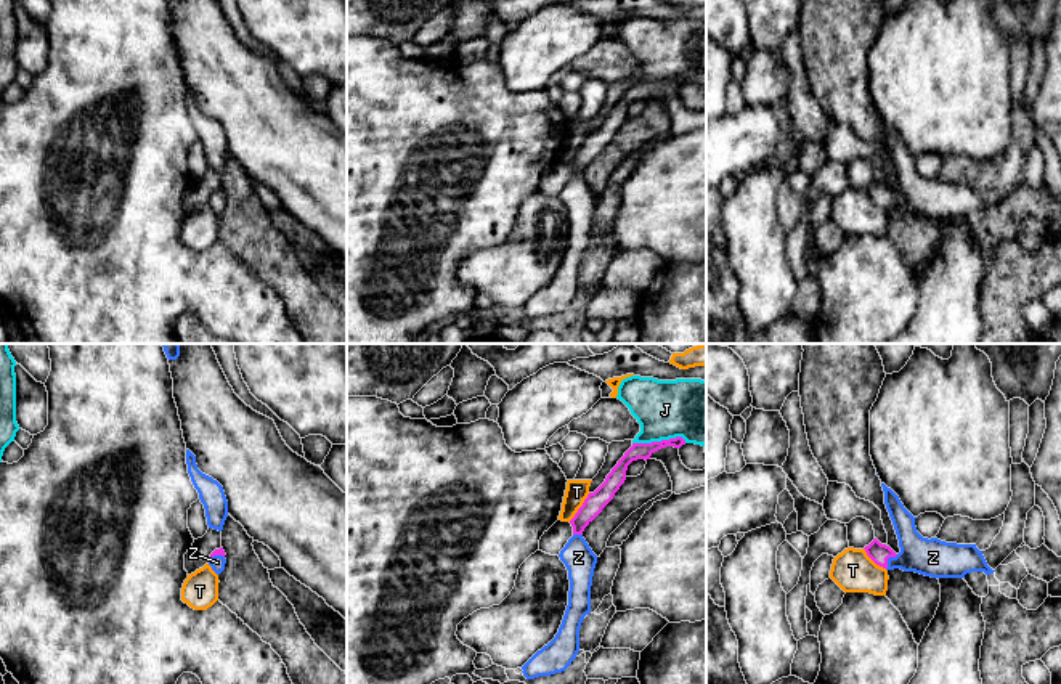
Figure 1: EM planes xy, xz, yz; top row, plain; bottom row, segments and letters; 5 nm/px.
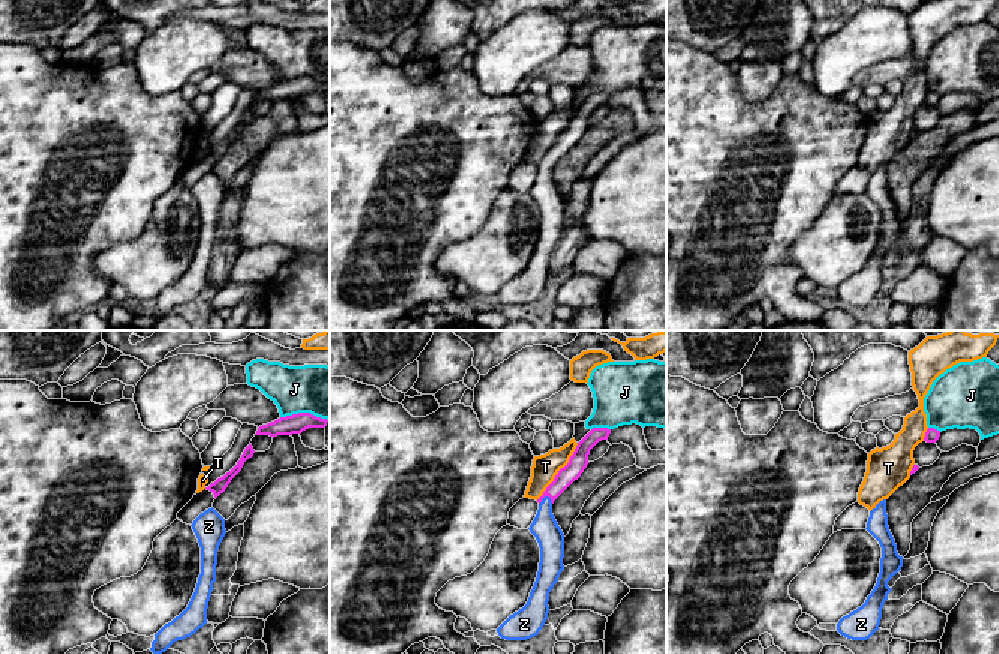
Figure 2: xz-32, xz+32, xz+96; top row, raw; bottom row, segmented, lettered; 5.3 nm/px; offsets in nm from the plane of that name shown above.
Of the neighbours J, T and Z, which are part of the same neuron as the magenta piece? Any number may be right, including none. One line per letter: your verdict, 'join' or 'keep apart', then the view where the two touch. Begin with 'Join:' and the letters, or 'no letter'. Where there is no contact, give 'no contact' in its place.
Join: Z
J: keep apart; contact in xz
T: keep apart; contact in xz
Z: join; contact in yz

